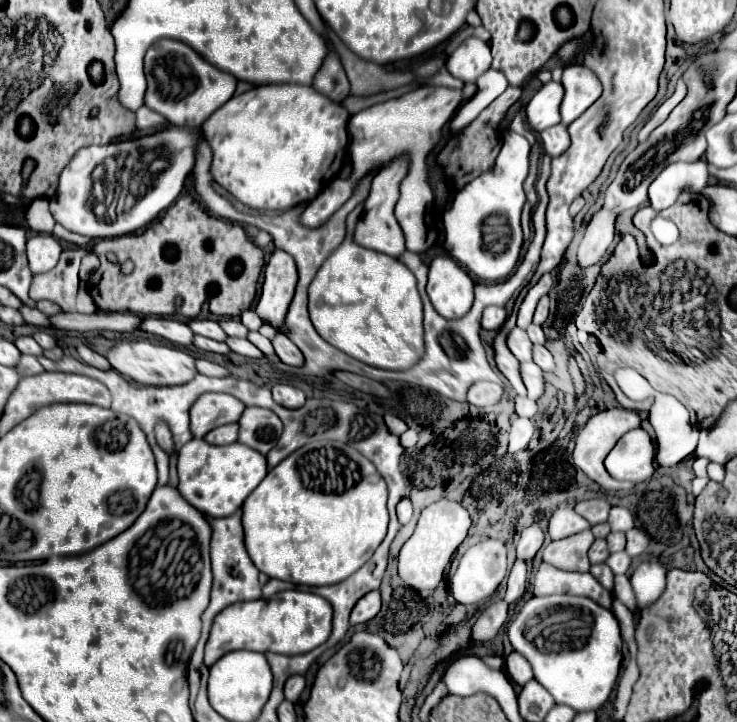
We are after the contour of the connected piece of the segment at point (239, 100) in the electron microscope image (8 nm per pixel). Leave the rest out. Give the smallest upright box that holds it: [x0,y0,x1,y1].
[201,85,349,211]

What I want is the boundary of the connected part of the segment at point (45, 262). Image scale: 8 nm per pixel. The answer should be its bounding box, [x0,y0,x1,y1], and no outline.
[27,233,63,273]

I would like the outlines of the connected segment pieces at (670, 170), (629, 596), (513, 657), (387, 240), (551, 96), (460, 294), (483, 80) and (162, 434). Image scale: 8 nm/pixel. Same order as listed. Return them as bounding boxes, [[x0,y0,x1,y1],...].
[[649,161,709,213],[613,575,636,613],[507,653,533,685],[355,157,409,257],[527,81,563,131],[427,255,473,319],[451,69,509,133],[155,423,175,455]]

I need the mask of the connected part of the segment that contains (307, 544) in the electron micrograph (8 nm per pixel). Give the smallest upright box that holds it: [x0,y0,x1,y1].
[241,441,389,585]

